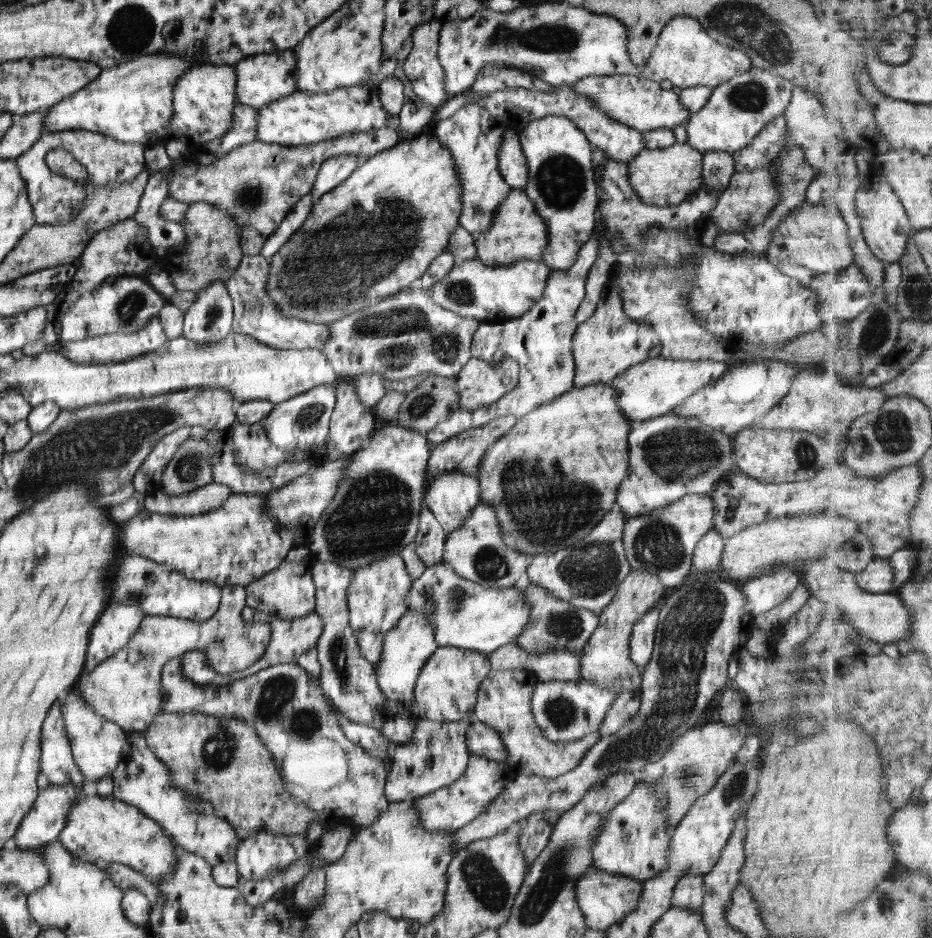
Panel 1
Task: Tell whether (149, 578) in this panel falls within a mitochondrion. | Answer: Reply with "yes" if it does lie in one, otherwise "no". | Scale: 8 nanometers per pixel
yes

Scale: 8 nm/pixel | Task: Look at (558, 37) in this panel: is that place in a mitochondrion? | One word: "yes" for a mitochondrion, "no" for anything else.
yes

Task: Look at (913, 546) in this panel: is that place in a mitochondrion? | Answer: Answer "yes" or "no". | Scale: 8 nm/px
no

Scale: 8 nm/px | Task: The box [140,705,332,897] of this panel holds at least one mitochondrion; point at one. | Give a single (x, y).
(219, 750)

